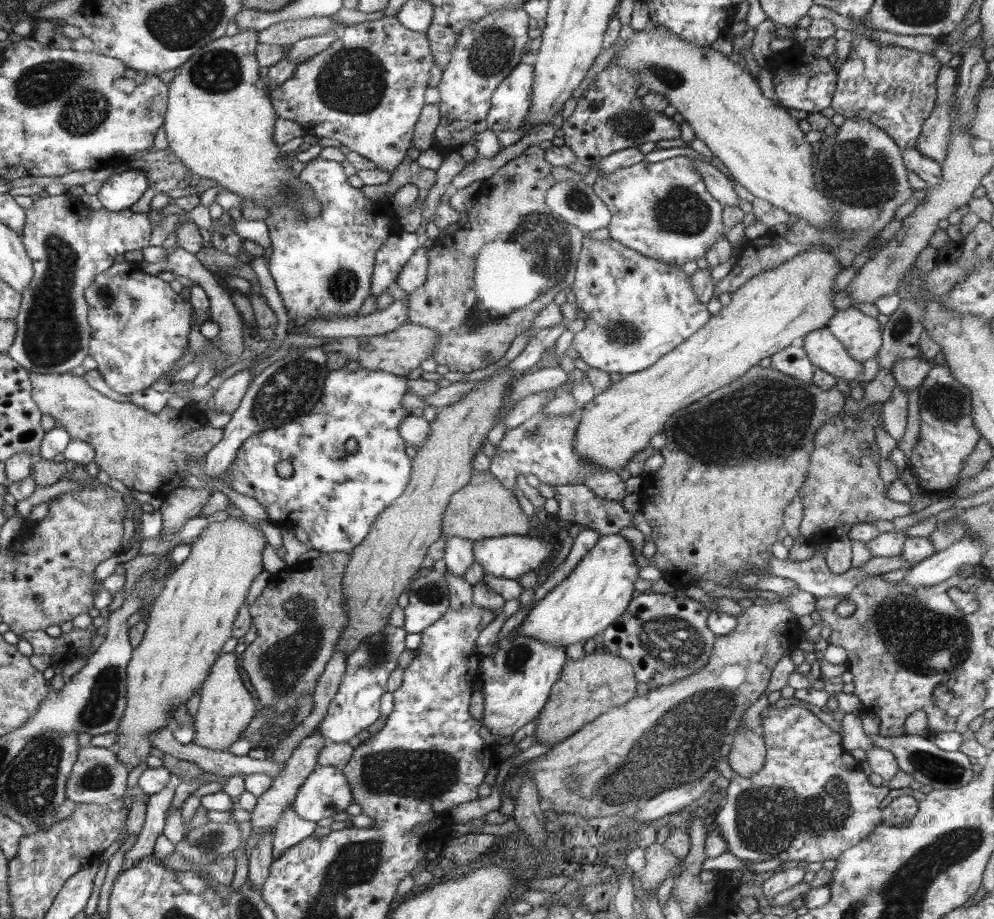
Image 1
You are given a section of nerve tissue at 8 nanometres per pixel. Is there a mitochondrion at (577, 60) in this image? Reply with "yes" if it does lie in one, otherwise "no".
no

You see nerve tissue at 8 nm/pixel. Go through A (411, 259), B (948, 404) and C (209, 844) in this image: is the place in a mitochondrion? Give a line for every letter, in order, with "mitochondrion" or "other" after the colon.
A: other
B: mitochondrion
C: mitochondrion

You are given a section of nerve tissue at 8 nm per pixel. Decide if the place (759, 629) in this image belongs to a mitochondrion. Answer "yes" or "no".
no

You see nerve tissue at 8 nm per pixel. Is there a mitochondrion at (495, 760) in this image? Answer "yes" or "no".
no

